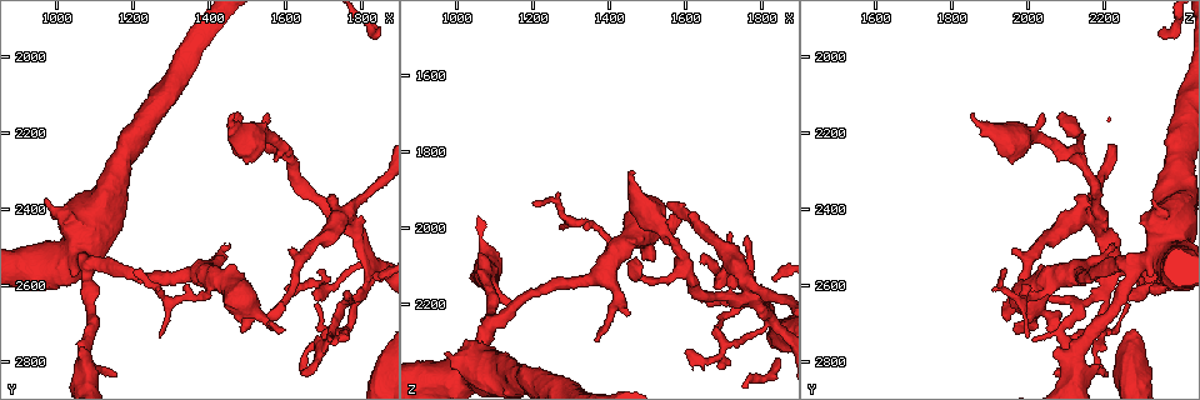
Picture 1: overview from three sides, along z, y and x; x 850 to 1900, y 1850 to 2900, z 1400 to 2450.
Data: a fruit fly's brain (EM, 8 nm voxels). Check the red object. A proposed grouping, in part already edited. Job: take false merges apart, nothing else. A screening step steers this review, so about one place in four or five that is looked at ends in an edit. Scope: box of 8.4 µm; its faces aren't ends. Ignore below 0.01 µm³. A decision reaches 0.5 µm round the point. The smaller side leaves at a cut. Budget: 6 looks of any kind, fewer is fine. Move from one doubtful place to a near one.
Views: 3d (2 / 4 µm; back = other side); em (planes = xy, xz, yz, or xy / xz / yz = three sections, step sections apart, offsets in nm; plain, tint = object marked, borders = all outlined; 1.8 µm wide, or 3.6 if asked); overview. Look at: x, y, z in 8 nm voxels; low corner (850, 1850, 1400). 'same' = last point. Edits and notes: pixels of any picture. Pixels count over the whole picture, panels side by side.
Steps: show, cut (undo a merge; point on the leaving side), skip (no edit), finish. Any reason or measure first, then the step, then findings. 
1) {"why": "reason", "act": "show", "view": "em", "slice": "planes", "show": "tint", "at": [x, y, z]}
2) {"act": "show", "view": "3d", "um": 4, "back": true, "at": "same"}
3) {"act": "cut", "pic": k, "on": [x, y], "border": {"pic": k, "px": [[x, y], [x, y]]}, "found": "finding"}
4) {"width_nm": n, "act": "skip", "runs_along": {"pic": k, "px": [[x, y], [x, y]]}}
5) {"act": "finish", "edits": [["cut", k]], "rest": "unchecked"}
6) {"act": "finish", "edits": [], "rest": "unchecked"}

{"why": "sudden change in width", "act": "show", "view": "em", "um": 3.6, "slice": "planes", "show": "tint", "at": [1460, 2190, 1905]}

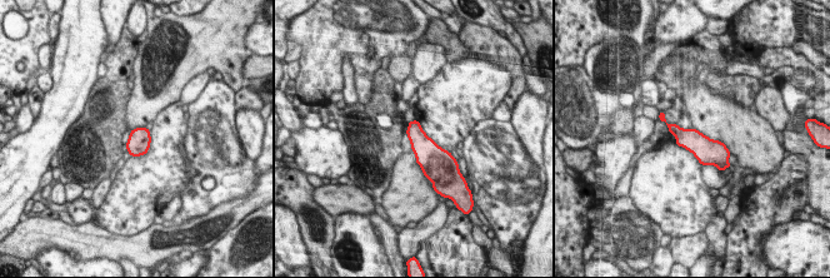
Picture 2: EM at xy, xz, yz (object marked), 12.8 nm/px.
{"width_nm": 280, "act": "skip", "found": "all the same cell"}

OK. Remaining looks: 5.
{"why": "sharp bend", "act": "show", "view": "em", "slice": "planes", "show": "tint", "at": [1075, 2830, 2130]}

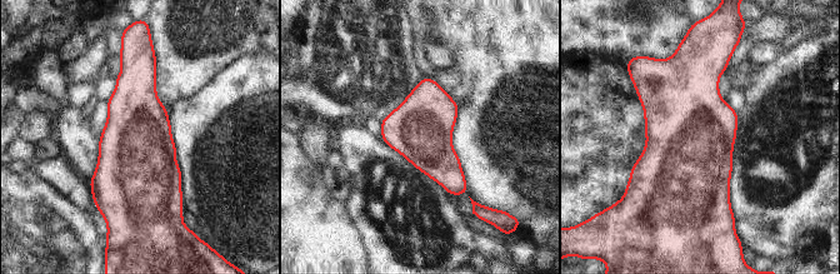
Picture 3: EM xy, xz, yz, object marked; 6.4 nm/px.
{"act": "skip", "found": "one cell here"}

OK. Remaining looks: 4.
{"why": "four-way junction", "act": "show", "view": "3d", "um": 4, "at": [1825, 2550, 2220]}

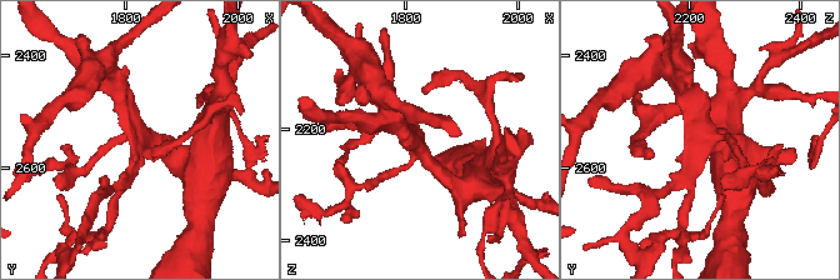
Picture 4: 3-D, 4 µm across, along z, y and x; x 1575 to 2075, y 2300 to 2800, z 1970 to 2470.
{"arms": 4, "act": "show", "view": "em", "slice": "planes", "show": "plain", "at": [1820, 2545, 2225]}

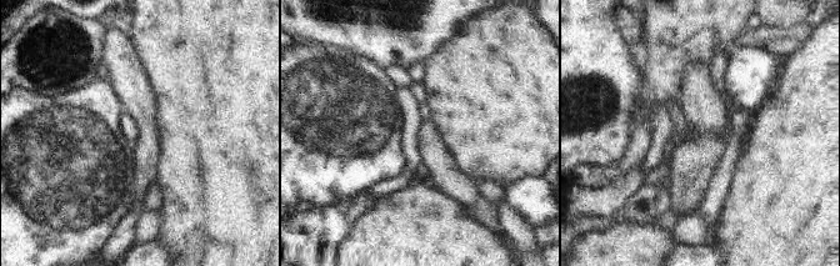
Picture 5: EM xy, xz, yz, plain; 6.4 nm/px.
{"why": "where the object lies", "act": "show", "view": "em", "slice": "planes", "show": "tint", "at": "same"}

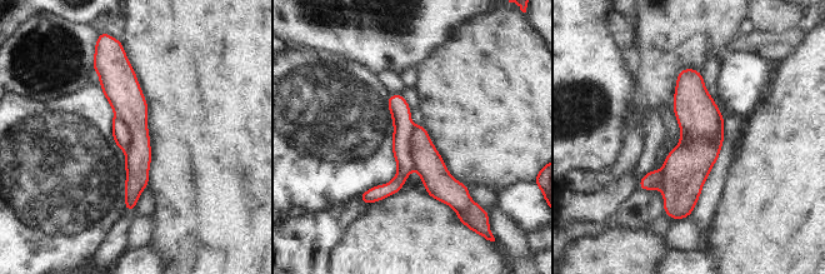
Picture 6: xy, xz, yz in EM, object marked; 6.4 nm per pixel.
{"width_nm": 220, "act": "cut", "pic": 6, "on": [400, 109], "border": {"pic": 6, "px": [[415, 126], [410, 136], [411, 167]]}, "found": "two cells meet here"}

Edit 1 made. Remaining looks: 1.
{"act": "finish", "edits": [["cut", 6]], "rest": "unchecked"}

